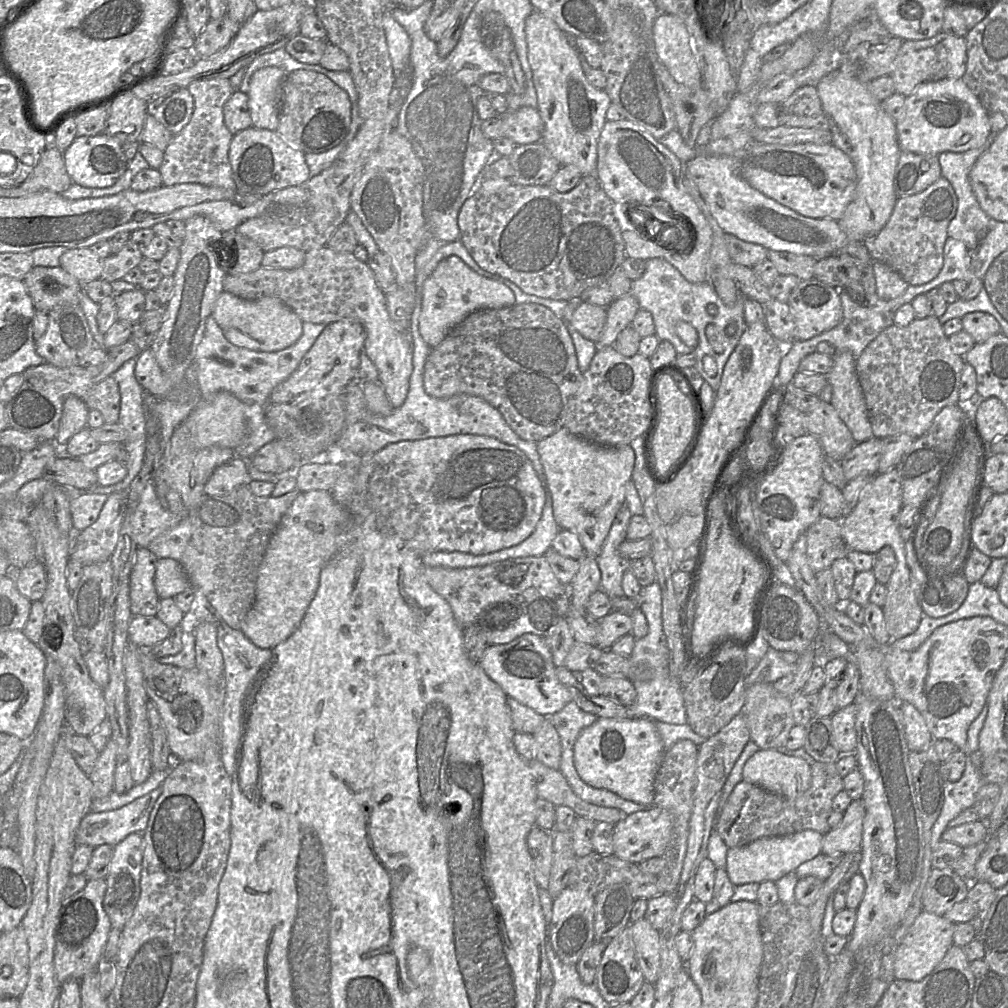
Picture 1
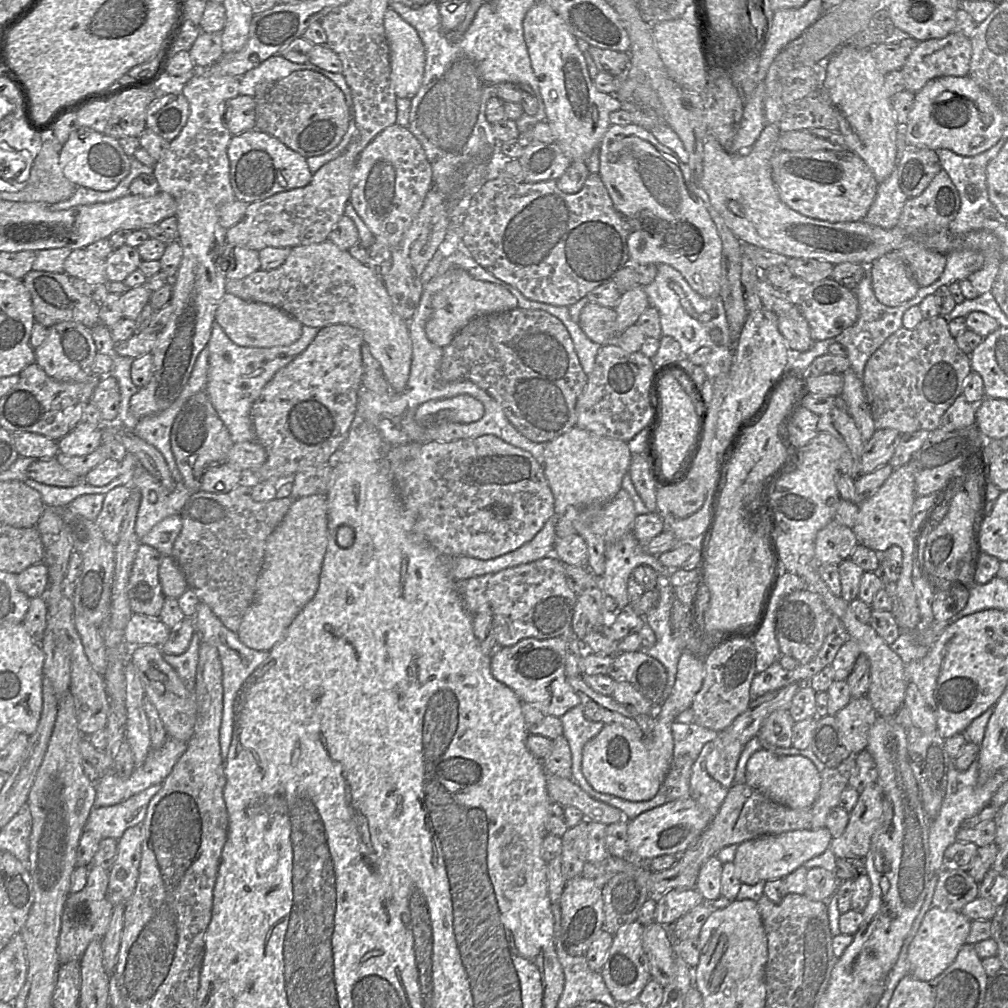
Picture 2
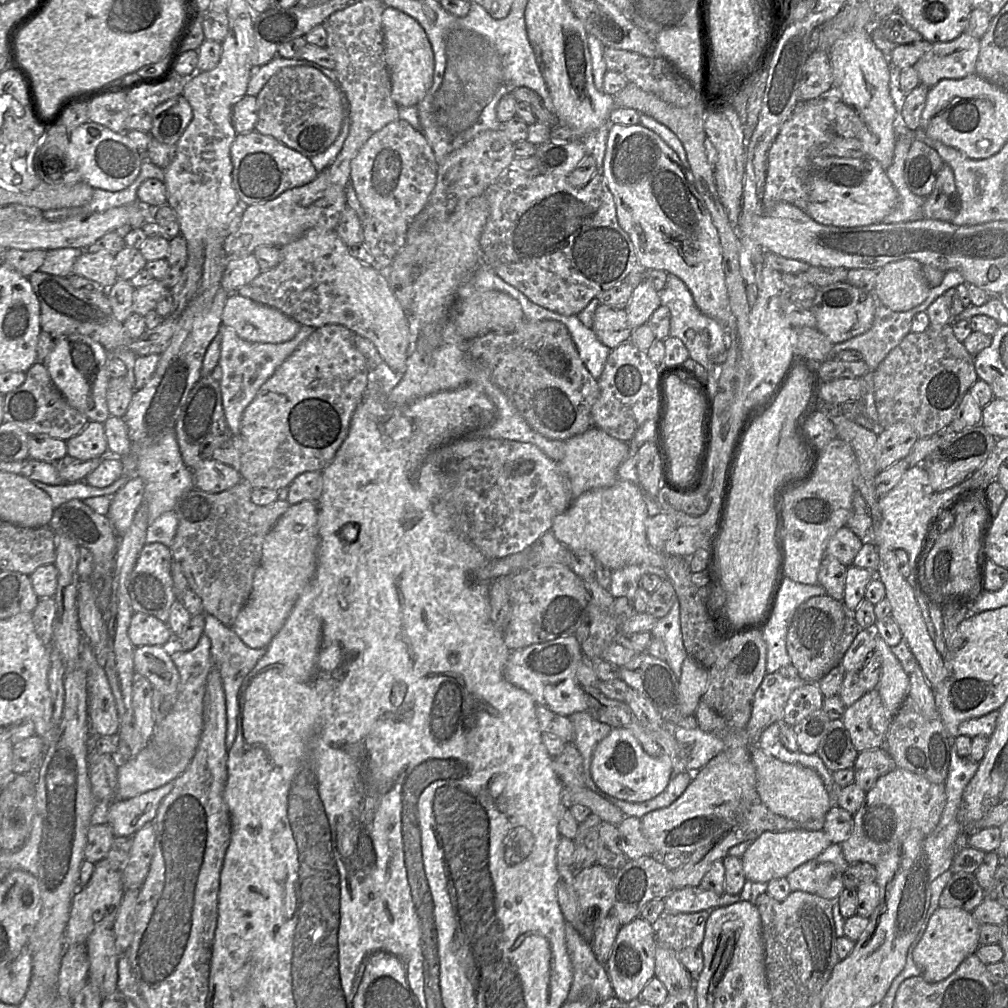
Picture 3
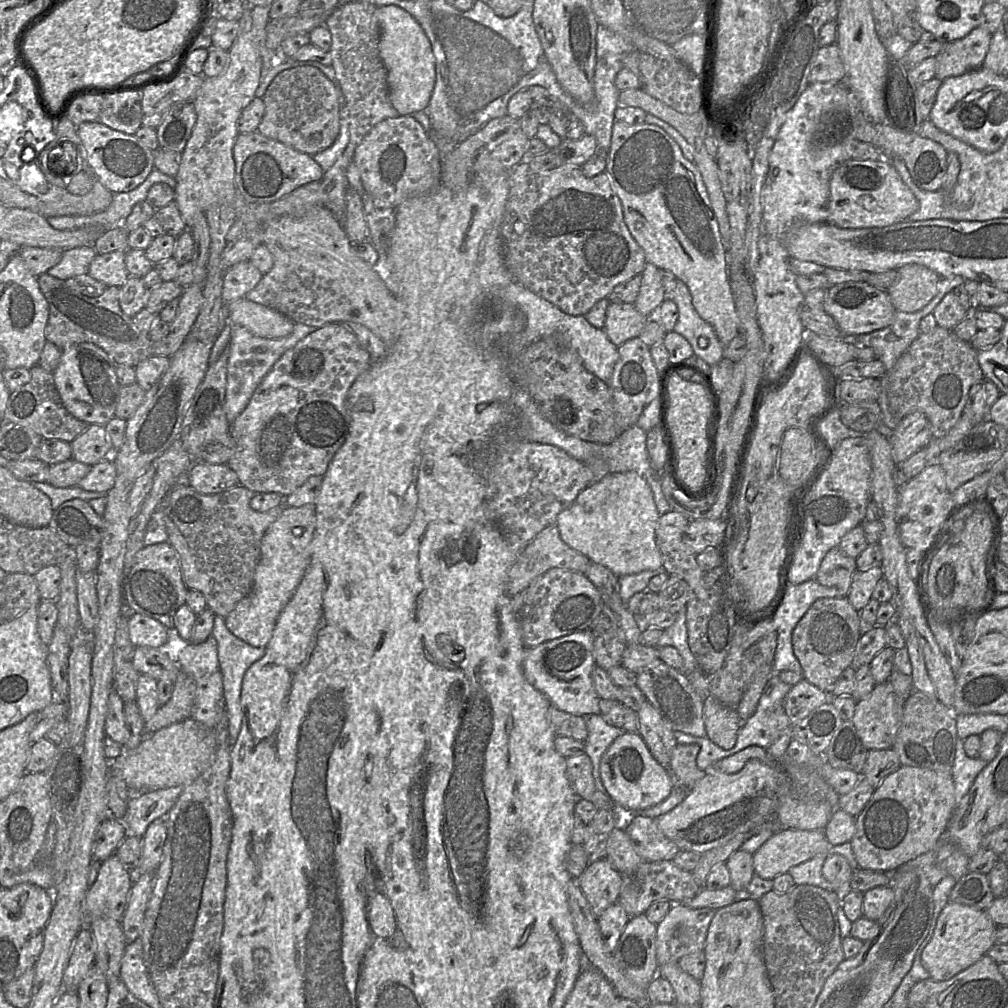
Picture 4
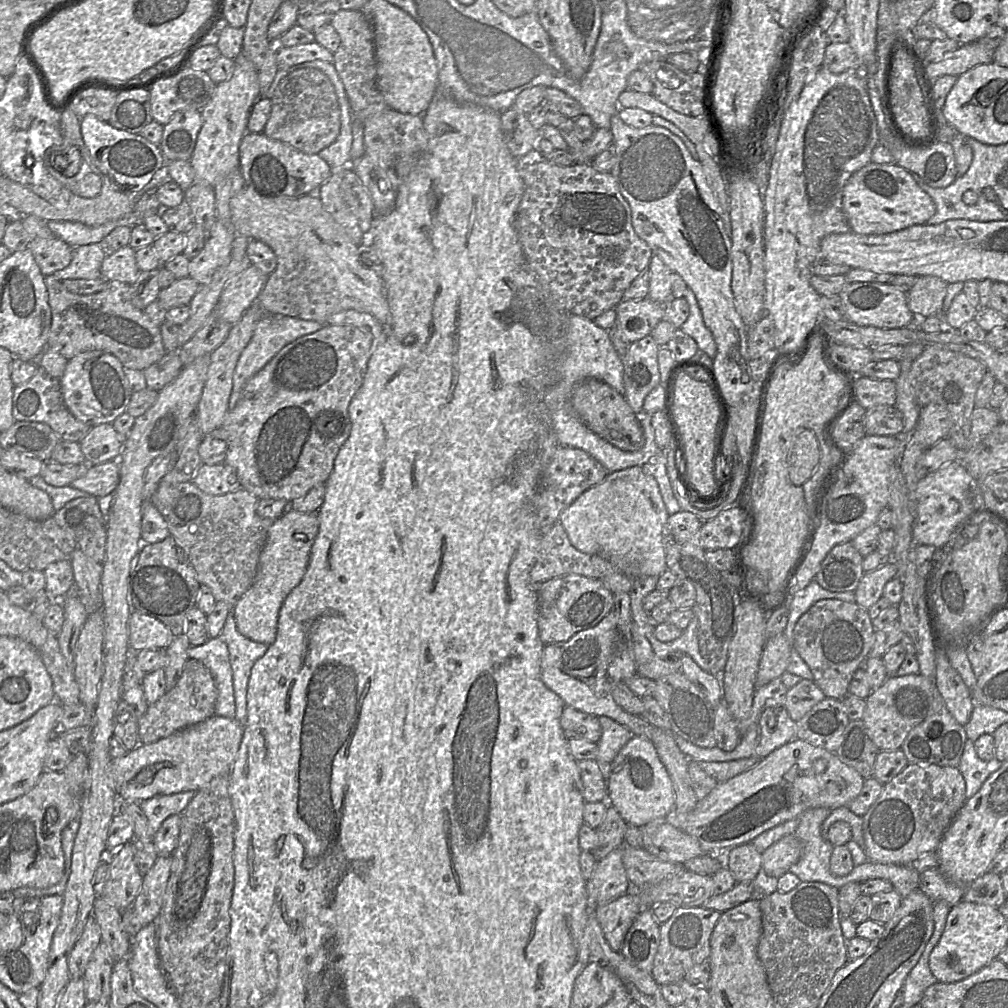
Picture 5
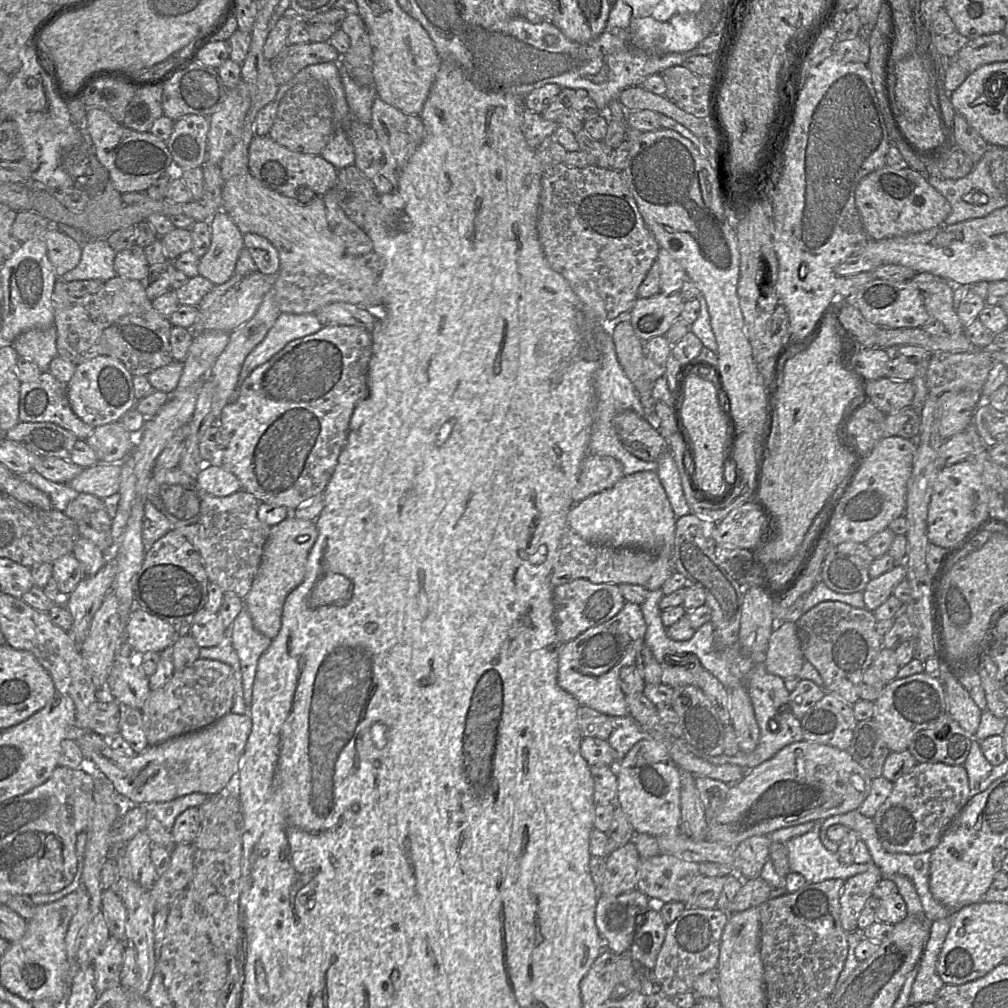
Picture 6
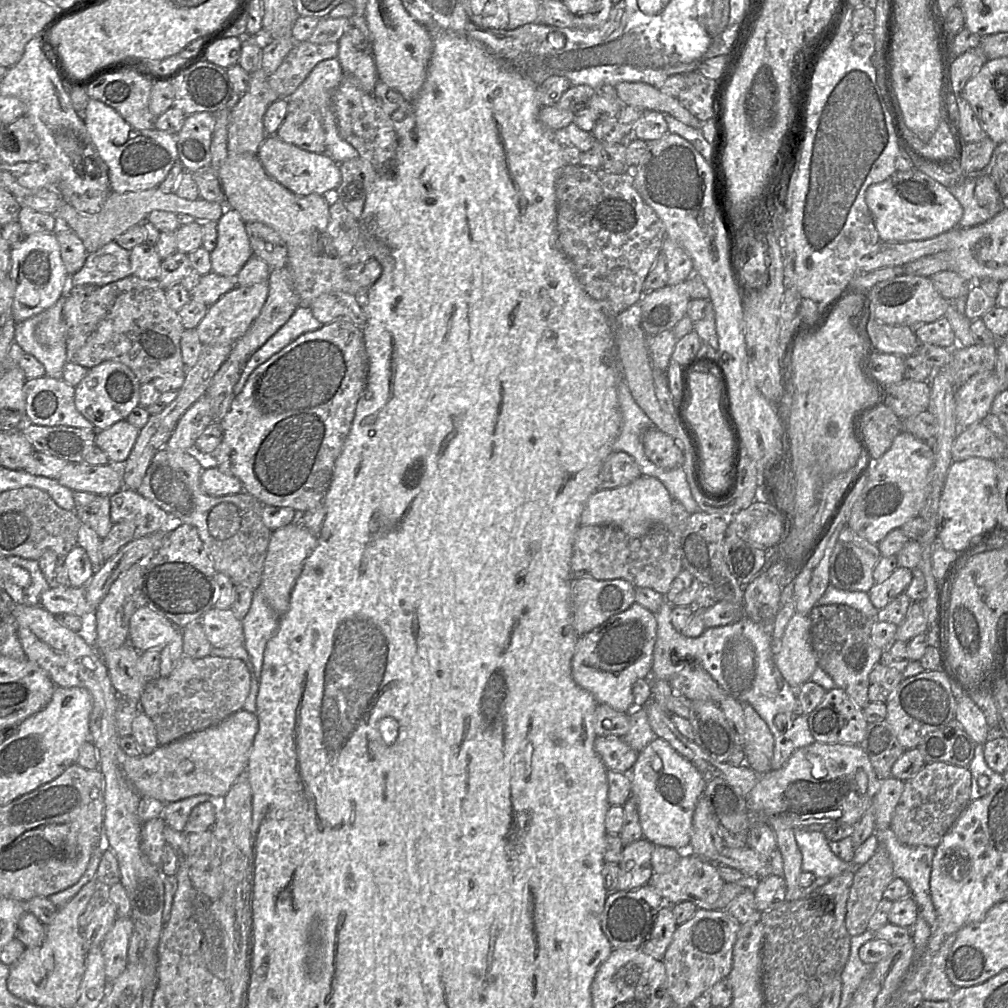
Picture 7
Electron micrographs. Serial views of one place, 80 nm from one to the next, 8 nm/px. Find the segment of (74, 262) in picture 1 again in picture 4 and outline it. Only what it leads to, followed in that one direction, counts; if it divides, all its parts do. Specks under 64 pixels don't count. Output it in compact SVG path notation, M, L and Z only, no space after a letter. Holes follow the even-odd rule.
M126 251L97 254L89 266L88 275L107 287L122 287L130 278L125 265Z

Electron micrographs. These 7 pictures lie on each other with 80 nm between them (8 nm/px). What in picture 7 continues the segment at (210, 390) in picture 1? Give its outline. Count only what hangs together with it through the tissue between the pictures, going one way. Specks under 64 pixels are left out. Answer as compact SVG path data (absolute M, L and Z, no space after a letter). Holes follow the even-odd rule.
M299 306L290 319L247 360L241 377L234 386L233 393L241 393L250 374L261 364L295 341L299 336L321 328L323 324L317 320L310 307Z

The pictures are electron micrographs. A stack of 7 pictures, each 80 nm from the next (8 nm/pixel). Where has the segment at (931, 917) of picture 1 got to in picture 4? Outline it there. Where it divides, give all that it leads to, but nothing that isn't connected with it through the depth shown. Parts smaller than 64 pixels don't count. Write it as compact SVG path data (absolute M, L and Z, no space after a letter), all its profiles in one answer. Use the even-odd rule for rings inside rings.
M948 903L937 917L928 943L921 951L921 962L935 981L945 981L967 969L995 945L997 924L985 910L959 903Z

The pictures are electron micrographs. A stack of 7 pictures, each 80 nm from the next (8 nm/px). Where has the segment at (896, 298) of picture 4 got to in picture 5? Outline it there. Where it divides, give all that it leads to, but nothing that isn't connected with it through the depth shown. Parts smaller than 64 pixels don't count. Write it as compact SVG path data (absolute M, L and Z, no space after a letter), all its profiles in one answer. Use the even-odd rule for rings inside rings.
M917 276L915 284L906 291L907 306L913 314L937 318L947 329L943 307L946 289L947 283L938 277Z

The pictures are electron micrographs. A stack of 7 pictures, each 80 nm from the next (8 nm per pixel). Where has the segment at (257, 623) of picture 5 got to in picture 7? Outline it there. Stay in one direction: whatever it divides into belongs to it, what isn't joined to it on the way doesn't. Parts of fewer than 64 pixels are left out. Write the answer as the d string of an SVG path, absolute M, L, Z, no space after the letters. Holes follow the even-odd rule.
M295 522L273 530L271 533L261 583L257 589L262 591L268 604L279 617L283 616L289 607L292 589L307 558L317 545L317 537L302 524L296 524Z

